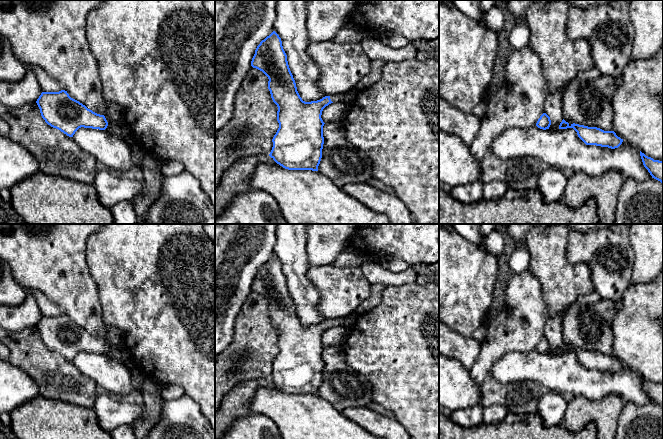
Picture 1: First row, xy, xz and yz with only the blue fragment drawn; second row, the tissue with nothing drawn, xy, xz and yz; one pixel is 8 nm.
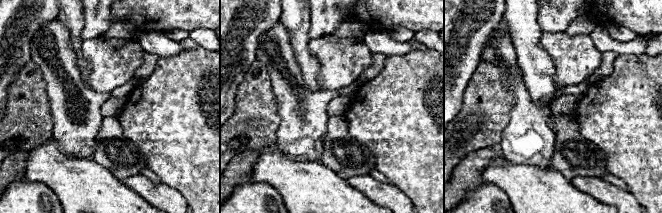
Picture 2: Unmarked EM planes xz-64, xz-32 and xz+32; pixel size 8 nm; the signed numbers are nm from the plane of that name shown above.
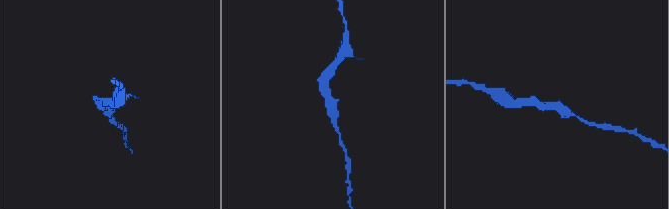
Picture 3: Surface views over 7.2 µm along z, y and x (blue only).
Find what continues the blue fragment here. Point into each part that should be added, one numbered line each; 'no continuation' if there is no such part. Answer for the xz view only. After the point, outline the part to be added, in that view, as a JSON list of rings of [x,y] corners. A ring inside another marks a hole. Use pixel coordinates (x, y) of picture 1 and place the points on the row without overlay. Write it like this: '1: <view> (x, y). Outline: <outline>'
1: xz (349, 321). Outline: [[[354,313],[347,317],[331,319],[330,323],[332,326],[344,326],[350,329],[355,324],[357,318],[358,315]]]

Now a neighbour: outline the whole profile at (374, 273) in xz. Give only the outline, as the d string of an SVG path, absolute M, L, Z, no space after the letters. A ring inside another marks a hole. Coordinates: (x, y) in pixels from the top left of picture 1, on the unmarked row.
M366 260L361 265L361 271L365 279L372 284L386 286L402 286L415 282L418 274L410 266L404 272L391 272L383 268L379 262Z

